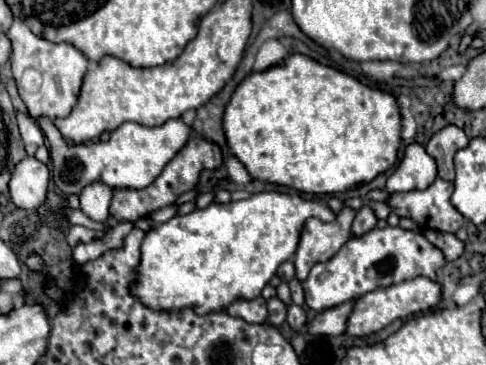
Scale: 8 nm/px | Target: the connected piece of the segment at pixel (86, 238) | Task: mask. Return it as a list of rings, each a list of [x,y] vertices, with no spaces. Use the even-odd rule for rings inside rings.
[[[72,226],[70,228],[70,234],[68,234],[68,244],[74,246],[78,242],[90,242],[93,239],[101,239],[106,235],[106,233],[94,232],[94,230],[88,230],[84,226]]]

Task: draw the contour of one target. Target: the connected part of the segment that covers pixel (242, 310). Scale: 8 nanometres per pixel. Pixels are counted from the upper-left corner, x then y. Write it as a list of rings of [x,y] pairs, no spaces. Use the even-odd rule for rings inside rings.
[[[262,296],[252,298],[252,300],[242,300],[240,298],[240,300],[232,302],[226,308],[226,312],[236,316],[236,318],[242,318],[242,320],[246,320],[250,324],[262,324],[262,322],[266,322],[266,316],[268,316],[266,300]]]

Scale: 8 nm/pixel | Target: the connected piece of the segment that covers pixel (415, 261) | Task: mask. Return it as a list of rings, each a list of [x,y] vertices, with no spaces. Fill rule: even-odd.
[[[400,226],[374,228],[368,234],[352,236],[328,262],[318,262],[312,266],[308,278],[302,282],[306,306],[316,312],[322,312],[348,300],[354,300],[366,292],[418,276],[436,280],[436,272],[444,264],[444,252],[432,246],[422,230],[404,230]]]

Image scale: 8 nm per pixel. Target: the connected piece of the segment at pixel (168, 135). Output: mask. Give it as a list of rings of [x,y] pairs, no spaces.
[[[40,116],[36,118],[36,122],[52,146],[50,156],[54,164],[54,184],[64,194],[80,194],[82,188],[94,180],[100,180],[110,188],[146,188],[162,172],[162,168],[186,146],[192,134],[192,126],[182,118],[168,120],[164,126],[156,128],[148,128],[136,122],[124,122],[112,132],[108,142],[68,144],[50,118]]]

